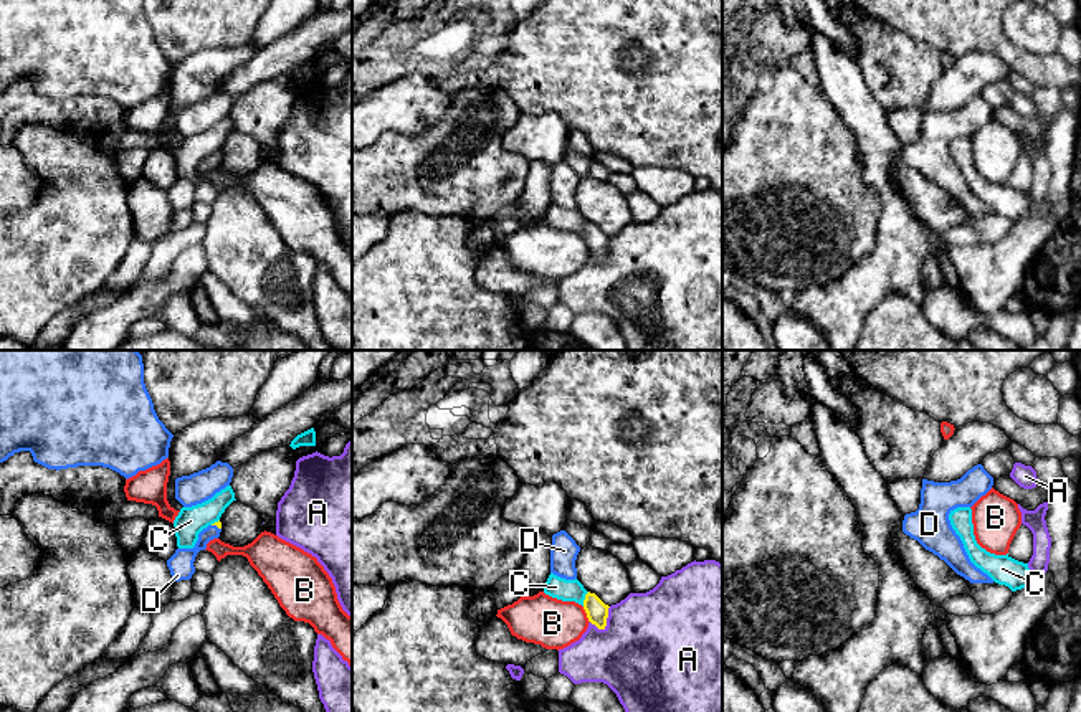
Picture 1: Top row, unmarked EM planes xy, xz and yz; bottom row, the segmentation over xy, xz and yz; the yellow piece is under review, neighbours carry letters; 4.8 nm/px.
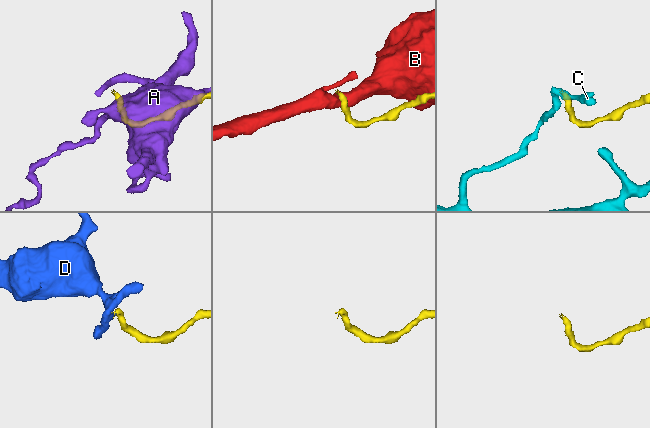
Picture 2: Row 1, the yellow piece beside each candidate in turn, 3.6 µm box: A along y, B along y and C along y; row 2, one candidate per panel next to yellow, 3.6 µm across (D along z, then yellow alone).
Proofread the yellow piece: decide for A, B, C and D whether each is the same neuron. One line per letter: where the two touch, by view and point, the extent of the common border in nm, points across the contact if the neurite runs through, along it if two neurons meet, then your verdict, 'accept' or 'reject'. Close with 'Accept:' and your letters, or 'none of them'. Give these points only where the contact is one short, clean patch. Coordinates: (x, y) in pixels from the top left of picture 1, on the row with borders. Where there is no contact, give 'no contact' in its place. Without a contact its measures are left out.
A: xz (605, 620) | 130 nm | reject
B: xz (587, 615) | 90 nm | reject
C: xz (585, 598) | 80 nm | reject
D: xy (217, 526) | 50 nm | across xy (219, 524), (217, 526), (182, 560) | accept
Accept: D

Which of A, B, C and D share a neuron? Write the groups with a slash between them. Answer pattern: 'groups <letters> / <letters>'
groups A / B / C / D

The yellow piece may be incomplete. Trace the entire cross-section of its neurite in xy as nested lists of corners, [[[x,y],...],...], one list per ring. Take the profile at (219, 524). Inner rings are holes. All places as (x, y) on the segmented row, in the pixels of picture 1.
[[[215,522],[198,534],[198,540],[193,548],[177,548],[175,553],[167,560],[167,567],[175,581],[190,580],[195,573],[195,557],[200,550],[207,548],[207,543],[218,539],[221,532],[221,522]]]

